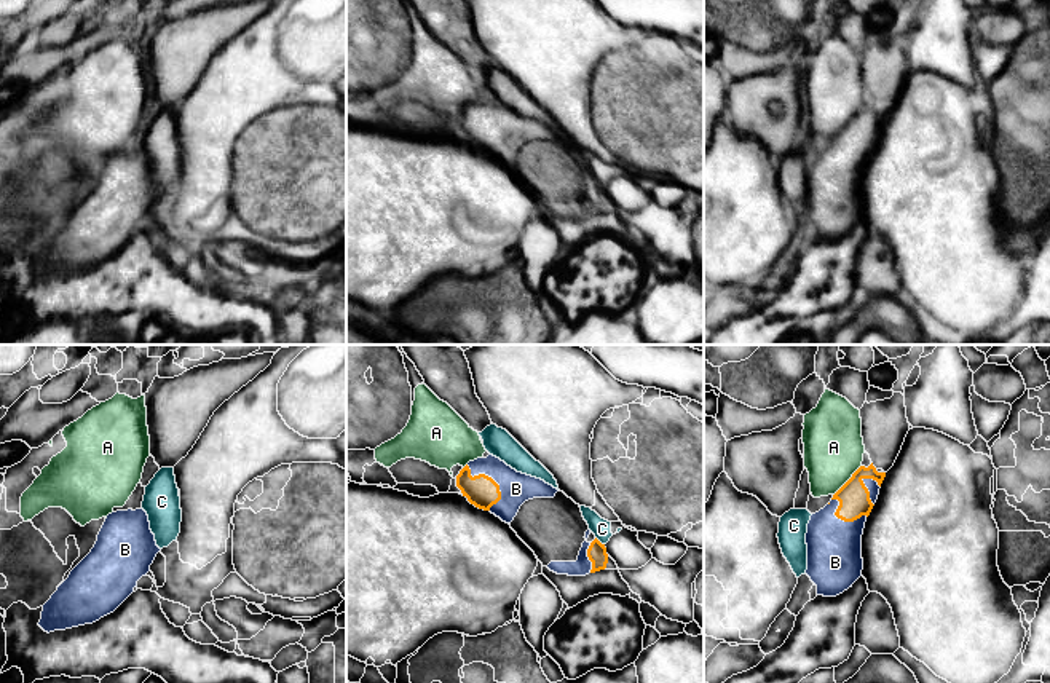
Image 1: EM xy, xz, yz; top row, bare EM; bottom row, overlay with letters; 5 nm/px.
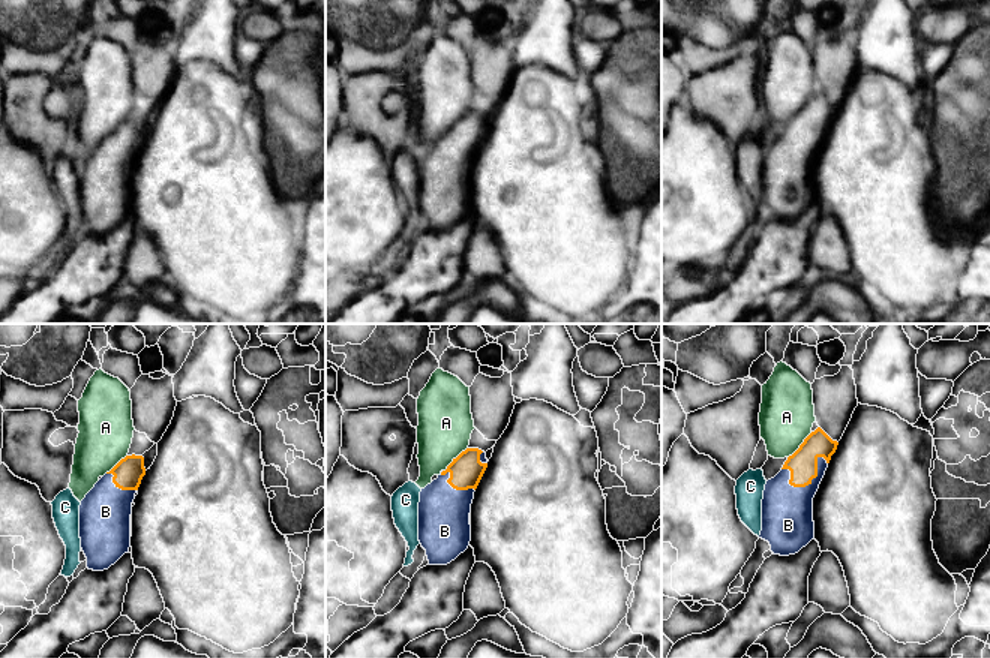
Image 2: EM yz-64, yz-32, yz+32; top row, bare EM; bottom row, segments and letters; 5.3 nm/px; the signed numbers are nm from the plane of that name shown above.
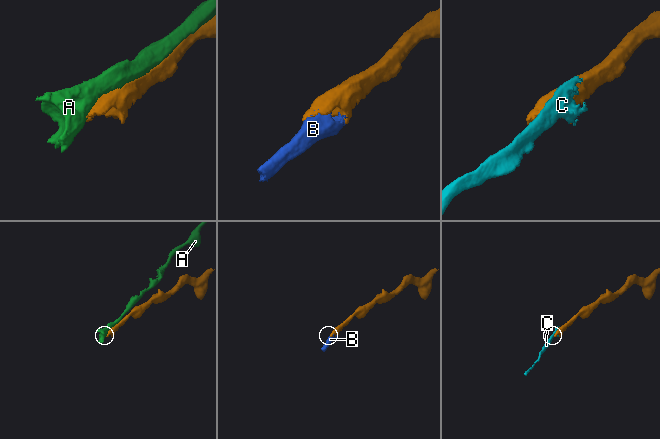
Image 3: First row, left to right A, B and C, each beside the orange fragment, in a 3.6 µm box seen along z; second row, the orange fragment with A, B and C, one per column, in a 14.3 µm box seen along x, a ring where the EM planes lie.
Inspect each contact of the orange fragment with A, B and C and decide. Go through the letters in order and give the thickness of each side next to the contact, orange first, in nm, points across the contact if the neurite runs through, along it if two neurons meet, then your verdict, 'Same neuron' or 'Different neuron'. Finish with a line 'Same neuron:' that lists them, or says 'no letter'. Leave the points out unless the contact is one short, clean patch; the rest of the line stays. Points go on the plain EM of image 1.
A: Thickness 160 nm (orange) against 300 nm. Different neuron
B: Thickness 160 nm (orange) against 160 nm. Same neuron
C: Thickness 100 nm (orange) against 100 nm. Different neuron
Same neuron: B

